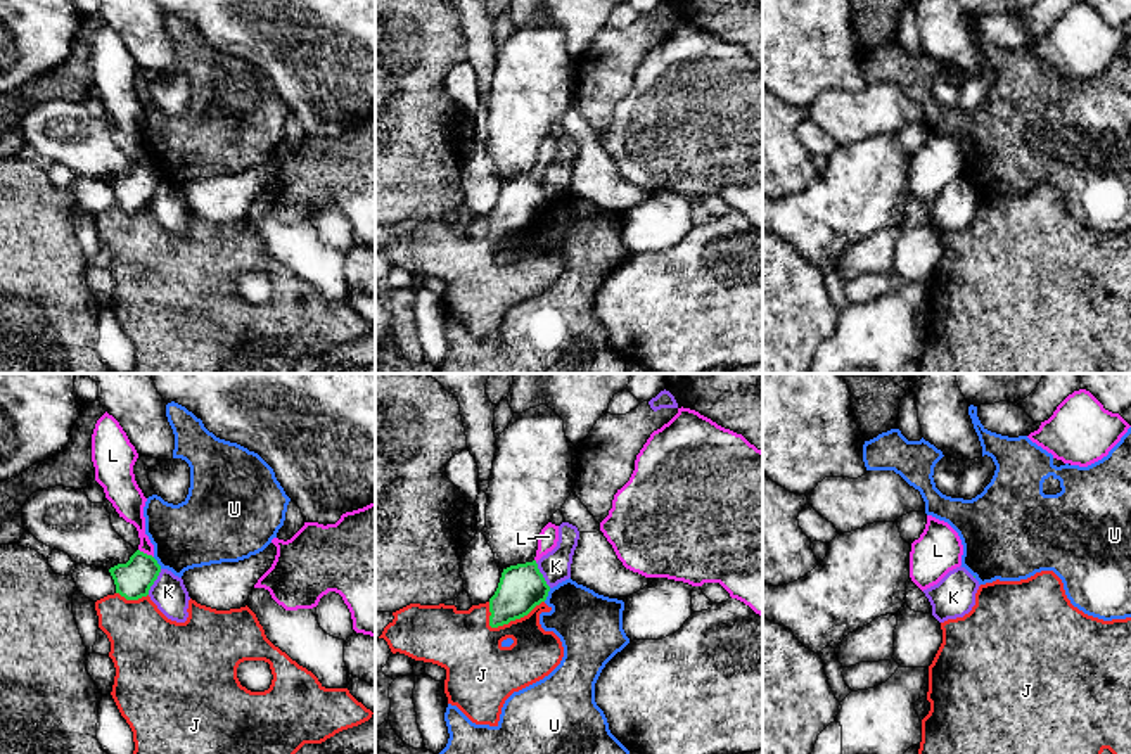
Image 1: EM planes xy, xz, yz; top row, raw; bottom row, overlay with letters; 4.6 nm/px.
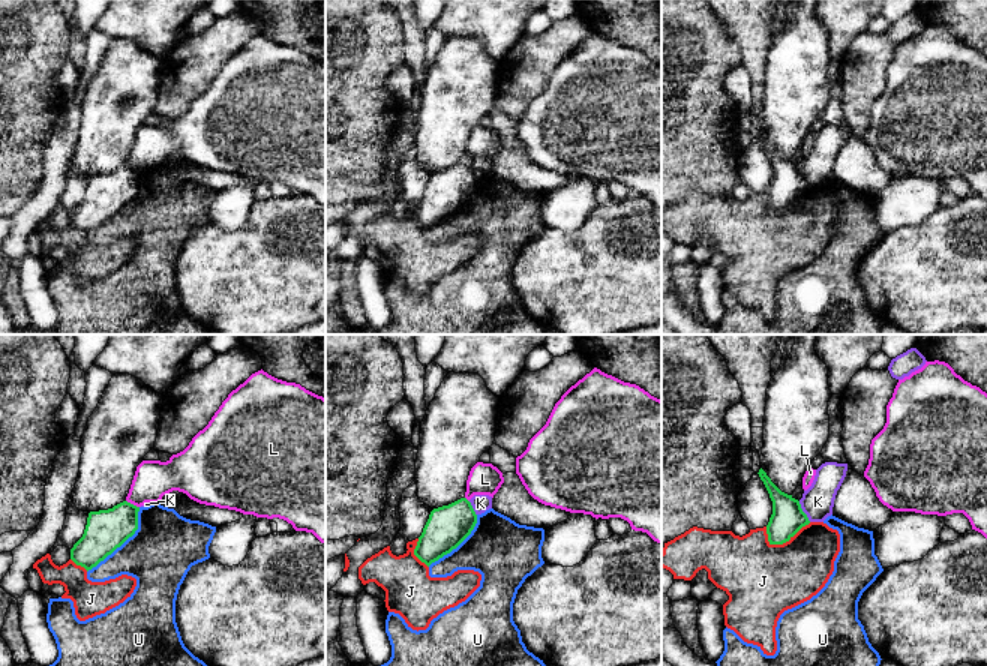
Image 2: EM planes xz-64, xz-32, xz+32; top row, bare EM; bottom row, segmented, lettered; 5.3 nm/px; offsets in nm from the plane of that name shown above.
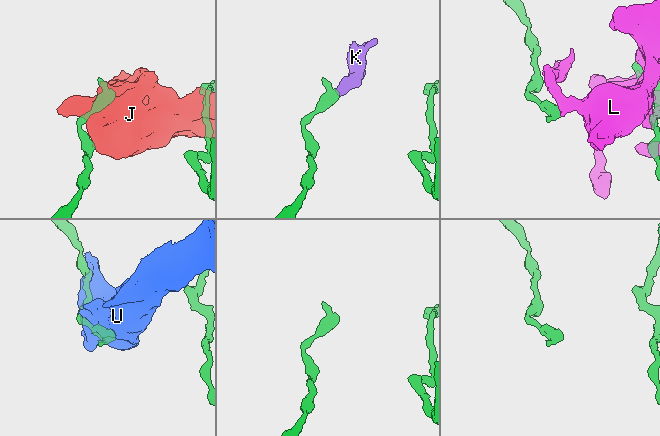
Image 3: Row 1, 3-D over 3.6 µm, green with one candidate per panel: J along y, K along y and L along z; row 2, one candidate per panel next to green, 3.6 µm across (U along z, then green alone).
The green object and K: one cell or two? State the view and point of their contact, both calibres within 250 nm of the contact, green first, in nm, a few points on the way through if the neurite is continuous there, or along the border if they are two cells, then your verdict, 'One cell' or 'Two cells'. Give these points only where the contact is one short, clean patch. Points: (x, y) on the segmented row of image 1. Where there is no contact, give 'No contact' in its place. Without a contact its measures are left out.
Touches green at xy (154, 580). Thickness 170 nm (green) against 160 nm. Boundary: xy (161, 569), (147, 594). Two cells

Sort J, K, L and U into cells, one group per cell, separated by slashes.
J / K L / U

